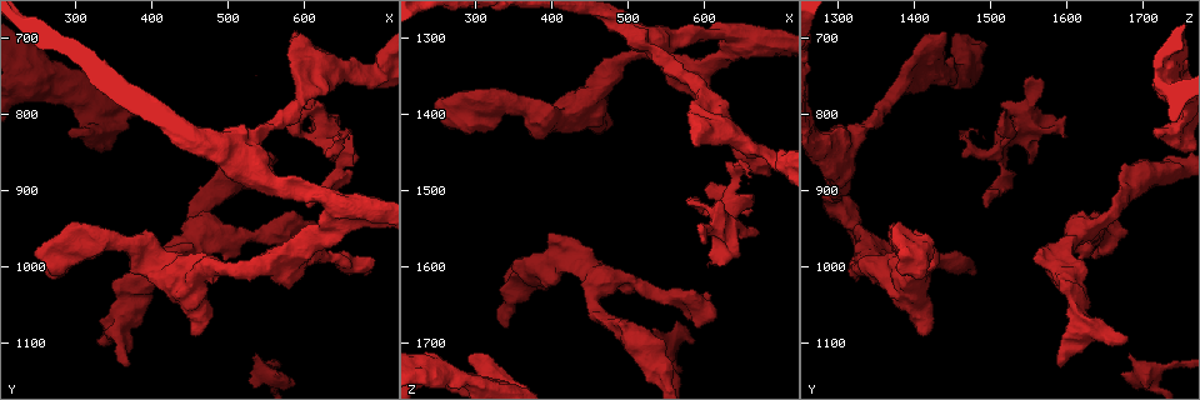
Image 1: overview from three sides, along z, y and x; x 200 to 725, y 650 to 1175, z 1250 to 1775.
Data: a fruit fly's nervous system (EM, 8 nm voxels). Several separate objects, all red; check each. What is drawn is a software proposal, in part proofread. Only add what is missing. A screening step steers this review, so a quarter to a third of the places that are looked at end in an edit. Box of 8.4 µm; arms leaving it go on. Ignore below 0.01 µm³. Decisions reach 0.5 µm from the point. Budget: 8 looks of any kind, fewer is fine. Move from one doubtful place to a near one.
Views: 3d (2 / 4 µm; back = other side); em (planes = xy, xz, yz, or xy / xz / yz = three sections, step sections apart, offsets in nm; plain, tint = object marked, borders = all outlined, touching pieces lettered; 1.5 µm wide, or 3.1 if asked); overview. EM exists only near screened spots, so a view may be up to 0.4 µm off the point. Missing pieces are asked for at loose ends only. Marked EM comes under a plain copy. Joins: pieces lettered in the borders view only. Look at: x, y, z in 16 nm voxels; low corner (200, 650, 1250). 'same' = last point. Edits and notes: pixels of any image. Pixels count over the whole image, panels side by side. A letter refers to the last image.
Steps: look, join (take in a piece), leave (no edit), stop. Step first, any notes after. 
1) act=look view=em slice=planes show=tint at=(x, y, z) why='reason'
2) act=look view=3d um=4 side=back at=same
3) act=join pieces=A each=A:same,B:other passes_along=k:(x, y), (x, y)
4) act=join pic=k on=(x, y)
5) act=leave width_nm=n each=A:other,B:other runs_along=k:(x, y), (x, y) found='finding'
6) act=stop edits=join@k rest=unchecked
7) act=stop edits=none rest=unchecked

act=look view=em slice=planes show=borders at=(585, 695, 1445)

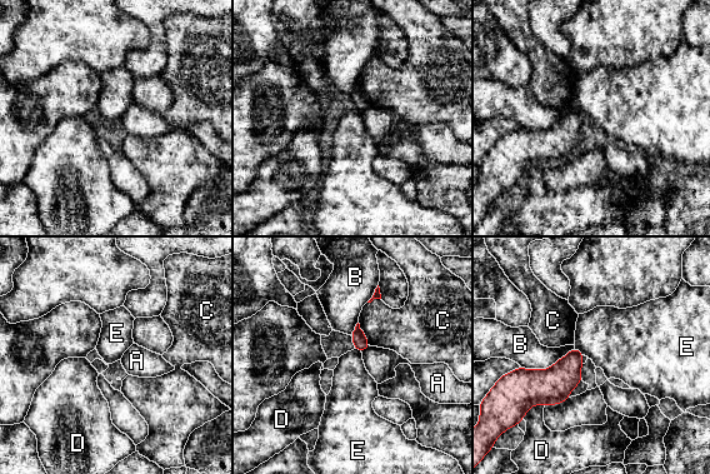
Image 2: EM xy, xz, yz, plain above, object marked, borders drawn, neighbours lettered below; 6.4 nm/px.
act=leave longest_contact=B:380nm each=A:other,B:other,C:other,D:other,E:other border=2:(575, 347), (584, 354) found='no lettered piece goes on from it'

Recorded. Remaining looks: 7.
act=look view=em slice=planes show=borders at=(605, 925, 1495) why='an open end'

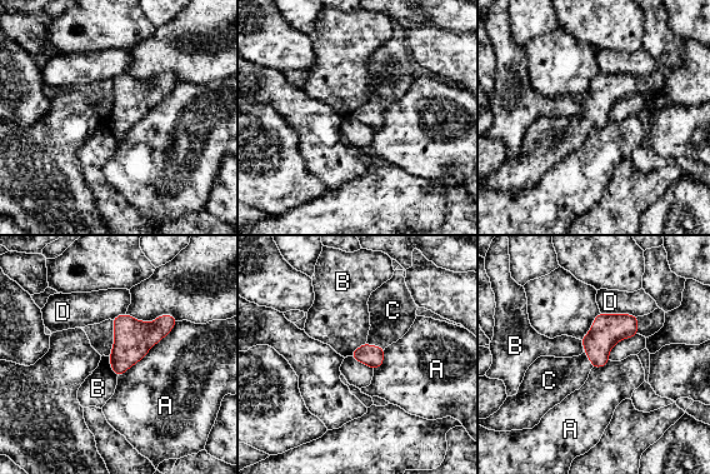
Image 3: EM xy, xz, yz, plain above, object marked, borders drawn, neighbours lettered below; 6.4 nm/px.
act=join pieces=C longest_contact=A:500nm each=A:other,B:other,C:same,D:other found='the neuron continues'

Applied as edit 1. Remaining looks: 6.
act=look view=em slice=planes show=borders at=(610, 985, 1635) why='free end'

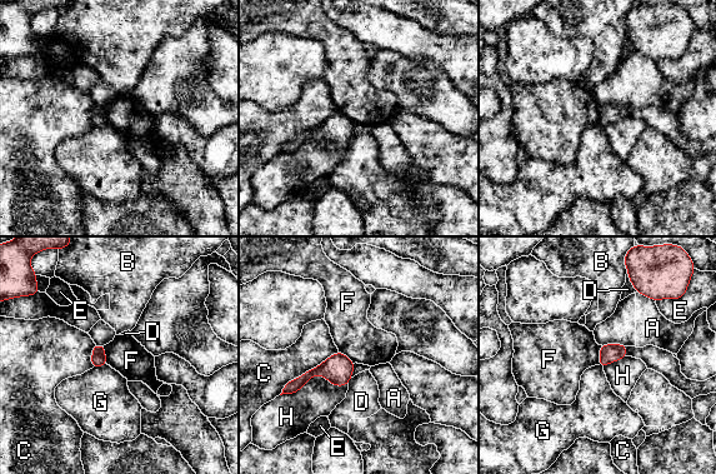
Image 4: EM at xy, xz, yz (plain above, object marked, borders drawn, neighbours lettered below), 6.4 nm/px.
act=leave each=A:other,B:other,C:other,D:other,E:other,F:other,G:other,H:other found='none of them fits'

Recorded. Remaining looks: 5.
act=stop edits=join@3 rest=unchecked

